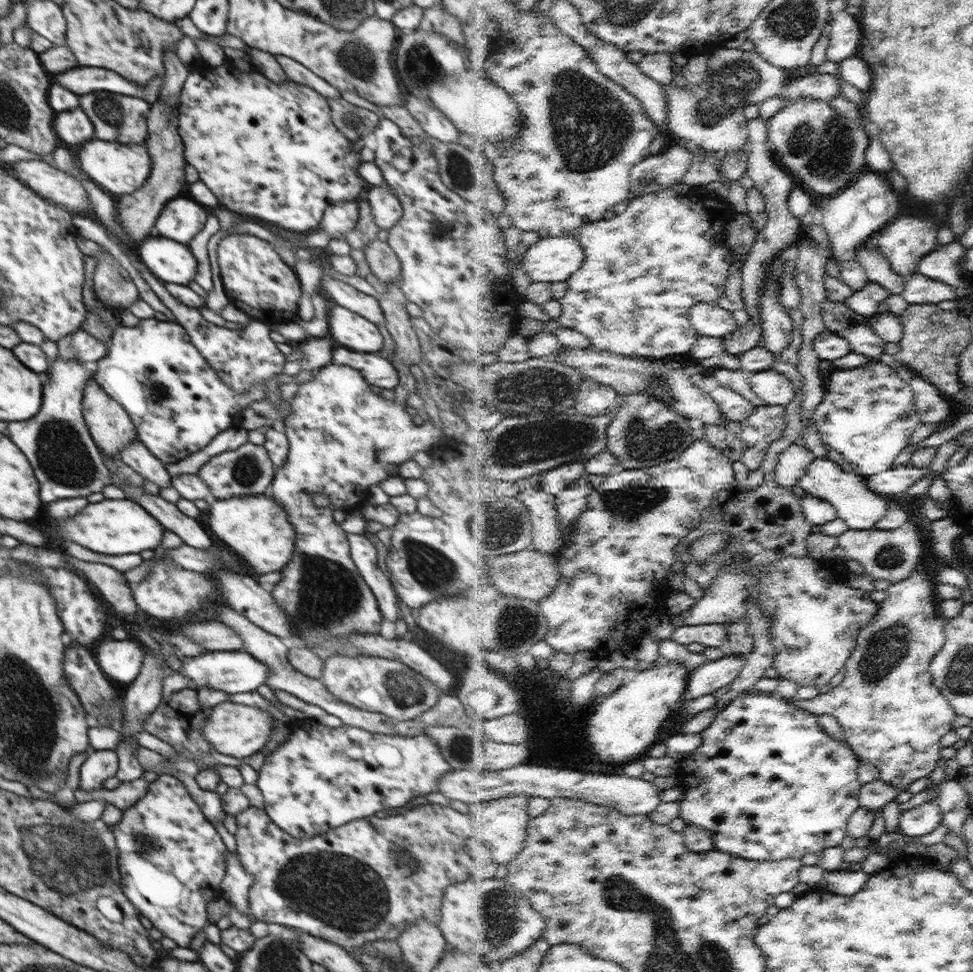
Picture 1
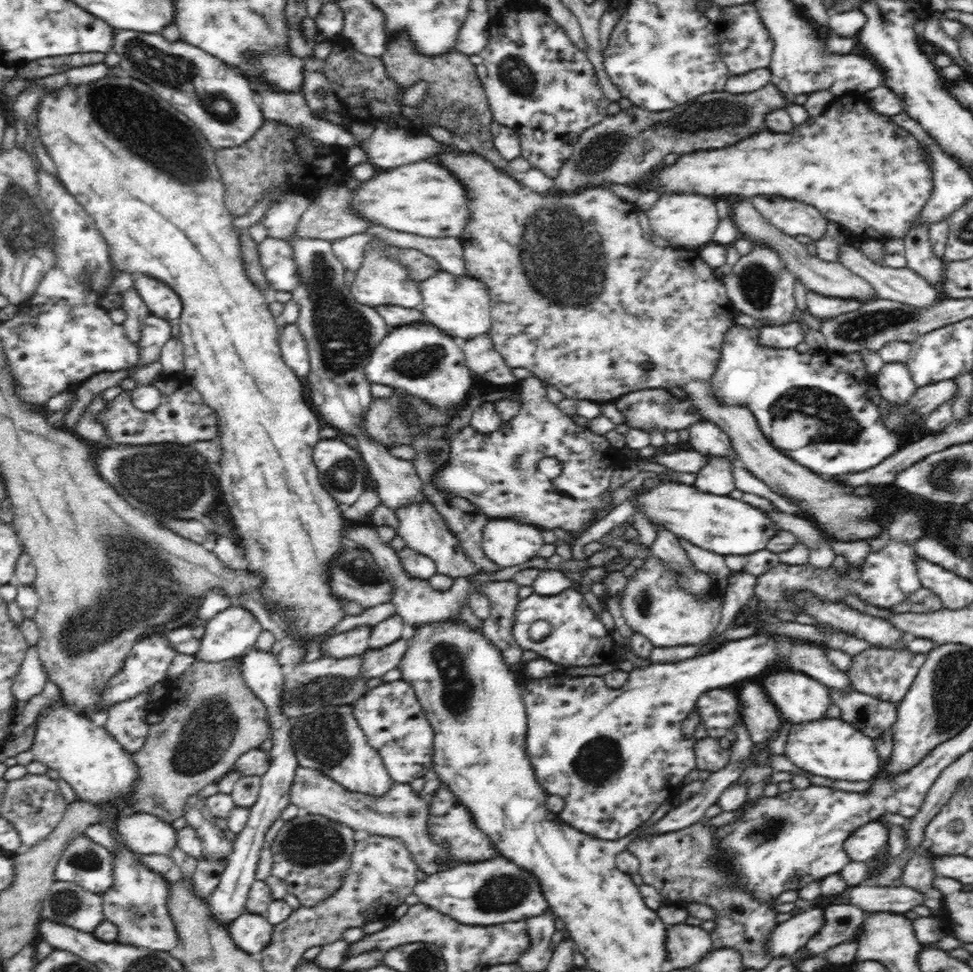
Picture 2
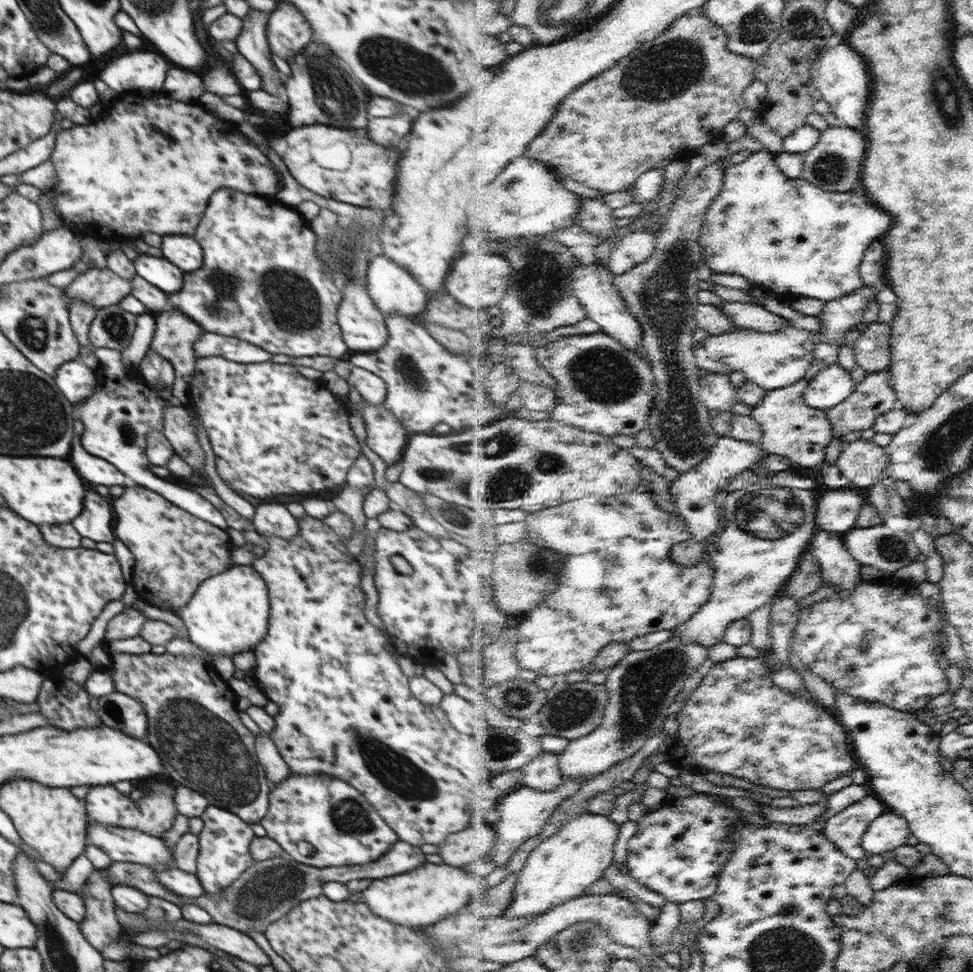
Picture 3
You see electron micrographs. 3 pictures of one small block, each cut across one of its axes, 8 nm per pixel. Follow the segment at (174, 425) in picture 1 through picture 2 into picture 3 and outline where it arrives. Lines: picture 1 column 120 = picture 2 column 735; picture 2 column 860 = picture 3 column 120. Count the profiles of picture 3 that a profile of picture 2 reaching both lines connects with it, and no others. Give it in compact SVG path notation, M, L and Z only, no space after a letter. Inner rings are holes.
M98 347L93 348L93 351L99 360L99 367L96 369L97 387L90 398L76 404L80 405L80 420L86 428L80 435L82 448L88 454L108 460L122 474L130 476L136 485L160 494L160 497L185 512L226 531L229 527L224 516L208 500L193 490L181 488L150 472L152 464L146 454L147 434L163 430L163 408L174 405L177 401L173 396L171 399L160 397L161 391L143 380L137 366L124 364L121 351Z

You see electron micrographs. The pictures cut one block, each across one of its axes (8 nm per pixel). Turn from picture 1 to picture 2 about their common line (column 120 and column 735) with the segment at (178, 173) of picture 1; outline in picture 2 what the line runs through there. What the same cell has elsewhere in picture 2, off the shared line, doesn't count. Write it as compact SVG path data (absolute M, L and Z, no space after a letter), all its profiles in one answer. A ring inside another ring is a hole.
M740 196L727 197L728 202L731 203L732 212L730 213L736 228L739 230L741 236L749 238L752 243L765 244L773 248L777 255L781 257L781 261L785 267L793 274L794 278L808 289L808 291L817 292L822 296L842 299L856 299L864 301L865 303L874 299L877 294L874 287L866 283L864 279L848 270L842 263L828 262L822 260L820 257L811 256L806 251L805 245L796 241L795 237L784 234L779 228L768 222L751 203L751 199Z

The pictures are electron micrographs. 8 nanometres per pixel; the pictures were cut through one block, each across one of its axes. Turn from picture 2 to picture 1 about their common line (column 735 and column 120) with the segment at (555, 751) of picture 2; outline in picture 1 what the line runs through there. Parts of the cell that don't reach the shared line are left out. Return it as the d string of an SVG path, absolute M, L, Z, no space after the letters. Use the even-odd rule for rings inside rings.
M113 639L100 643L93 653L102 672L112 682L122 682L123 688L140 673L146 649L137 639Z

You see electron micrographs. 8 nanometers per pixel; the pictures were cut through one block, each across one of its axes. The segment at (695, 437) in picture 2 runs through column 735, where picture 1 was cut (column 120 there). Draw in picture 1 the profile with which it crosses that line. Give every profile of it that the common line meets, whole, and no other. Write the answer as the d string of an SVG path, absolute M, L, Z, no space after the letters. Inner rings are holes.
M136 438L120 451L119 462L127 464L145 480L151 480L162 489L171 486L171 477L164 464L152 455L146 445Z

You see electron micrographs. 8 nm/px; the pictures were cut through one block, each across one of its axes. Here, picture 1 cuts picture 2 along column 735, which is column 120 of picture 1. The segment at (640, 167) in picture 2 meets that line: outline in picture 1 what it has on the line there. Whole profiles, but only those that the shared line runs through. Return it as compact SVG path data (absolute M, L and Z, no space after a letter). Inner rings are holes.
M98 90L79 95L80 108L88 115L95 128L95 138L124 145L140 145L147 140L147 114L151 104L134 96Z

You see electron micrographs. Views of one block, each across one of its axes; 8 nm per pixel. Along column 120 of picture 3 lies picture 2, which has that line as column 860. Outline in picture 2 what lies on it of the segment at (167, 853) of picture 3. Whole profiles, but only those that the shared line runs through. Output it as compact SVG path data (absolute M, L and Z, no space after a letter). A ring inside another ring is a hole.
M879 819L858 827L846 840L843 849L854 862L867 862L887 846L888 829Z

